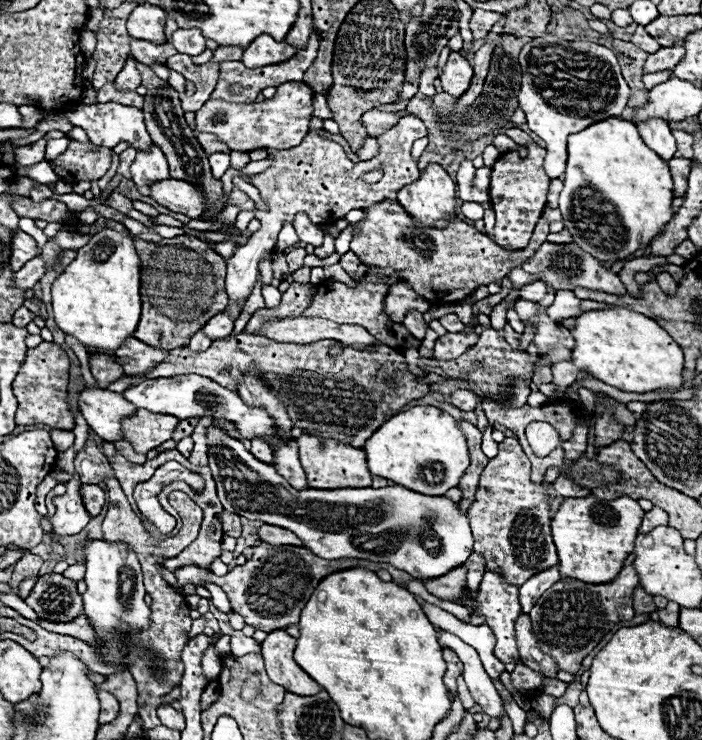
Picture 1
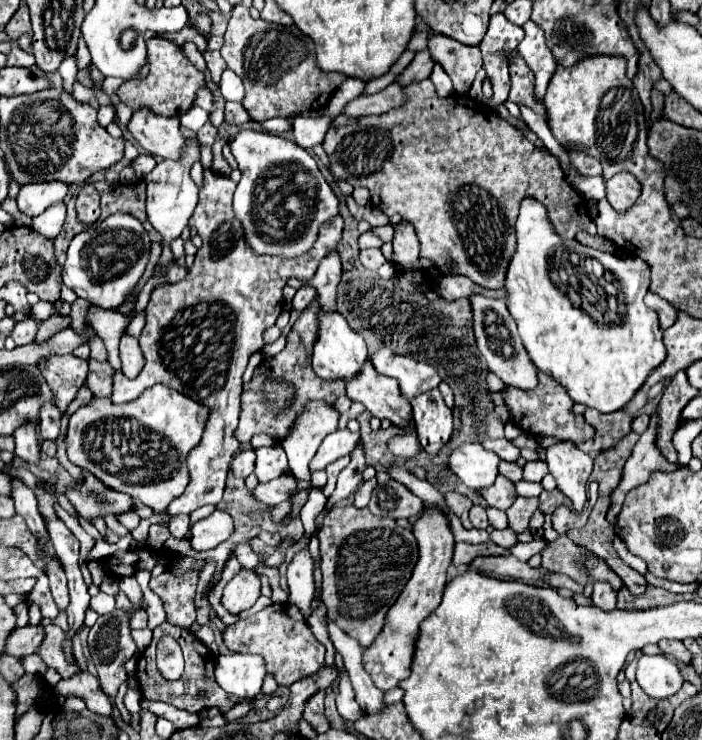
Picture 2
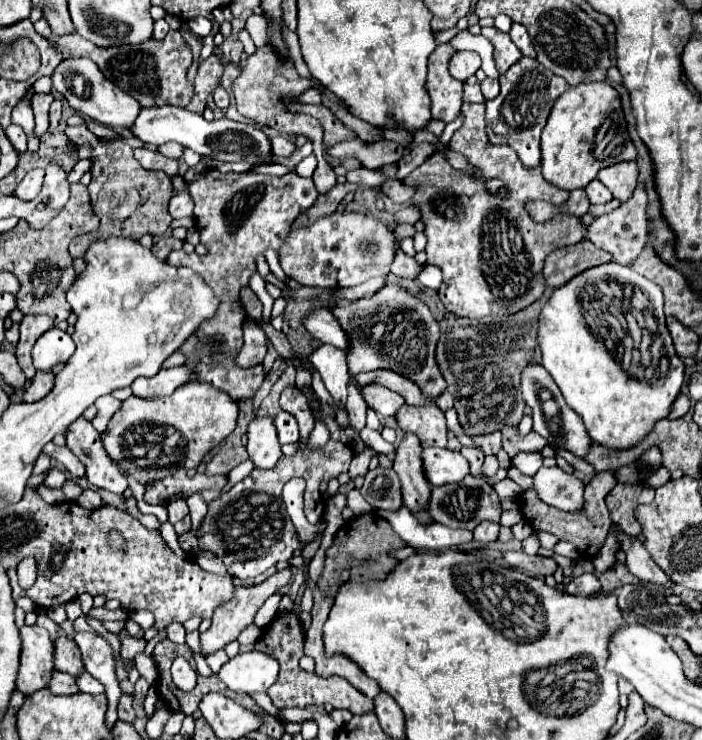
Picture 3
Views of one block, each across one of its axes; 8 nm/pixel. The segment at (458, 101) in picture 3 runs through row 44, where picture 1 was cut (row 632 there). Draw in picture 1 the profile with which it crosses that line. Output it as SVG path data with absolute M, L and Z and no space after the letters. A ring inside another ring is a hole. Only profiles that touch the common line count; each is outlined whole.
M448 630L438 632L438 642L440 642L442 648L452 650L462 660L462 664L464 664L462 676L464 676L464 680L468 684L468 690L474 696L474 700L482 706L482 712L488 714L490 718L500 720L500 716L504 712L502 698L496 692L496 688L494 688L492 680L488 678L486 670L482 668L478 652L472 646L468 646L466 642L462 642L458 636L448 632Z

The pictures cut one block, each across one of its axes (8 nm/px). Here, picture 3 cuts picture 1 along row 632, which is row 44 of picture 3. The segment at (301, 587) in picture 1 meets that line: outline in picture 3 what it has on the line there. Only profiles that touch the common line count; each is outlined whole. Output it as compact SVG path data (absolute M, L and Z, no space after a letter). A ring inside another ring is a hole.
M270 44L256 50L248 58L248 64L242 68L240 76L234 80L234 86L232 86L234 98L236 98L236 108L244 118L250 118L262 126L274 128L280 134L288 134L288 136L304 134L308 138L308 134L316 134L316 128L320 128L318 120L314 120L312 116L306 116L306 114L290 114L290 112L286 112L286 104L280 102L282 94L298 96L306 88L310 88L310 82L306 78L298 76L296 68L290 60L282 62L276 56L276 52L270 48Z

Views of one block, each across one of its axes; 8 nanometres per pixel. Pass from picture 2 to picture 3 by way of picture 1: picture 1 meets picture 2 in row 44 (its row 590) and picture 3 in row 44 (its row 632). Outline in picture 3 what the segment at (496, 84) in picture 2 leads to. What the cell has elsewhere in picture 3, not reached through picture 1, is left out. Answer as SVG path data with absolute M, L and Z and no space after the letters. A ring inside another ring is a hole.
M482 28L482 36L486 36L494 44L494 60L500 74L504 74L512 64L516 64L522 58L522 52L516 48L516 44L510 40L508 34L500 32L498 28Z

